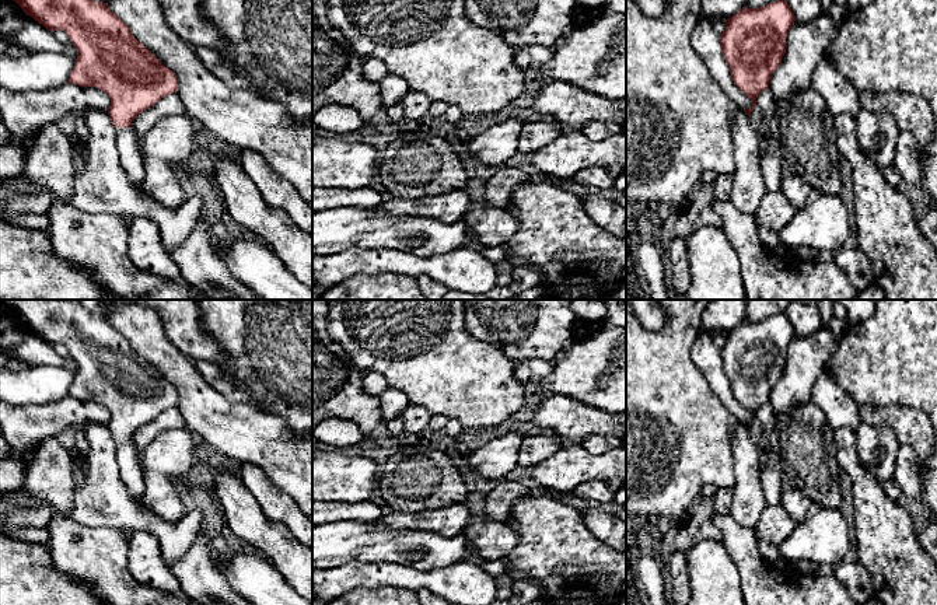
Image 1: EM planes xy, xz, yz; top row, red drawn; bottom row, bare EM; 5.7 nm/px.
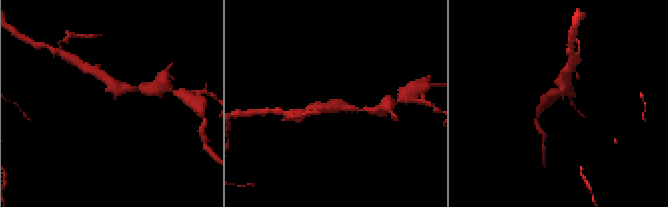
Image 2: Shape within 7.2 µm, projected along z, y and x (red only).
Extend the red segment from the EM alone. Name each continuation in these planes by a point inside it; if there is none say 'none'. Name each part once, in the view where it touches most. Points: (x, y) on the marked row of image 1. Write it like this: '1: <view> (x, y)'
1: xy (130, 157)

